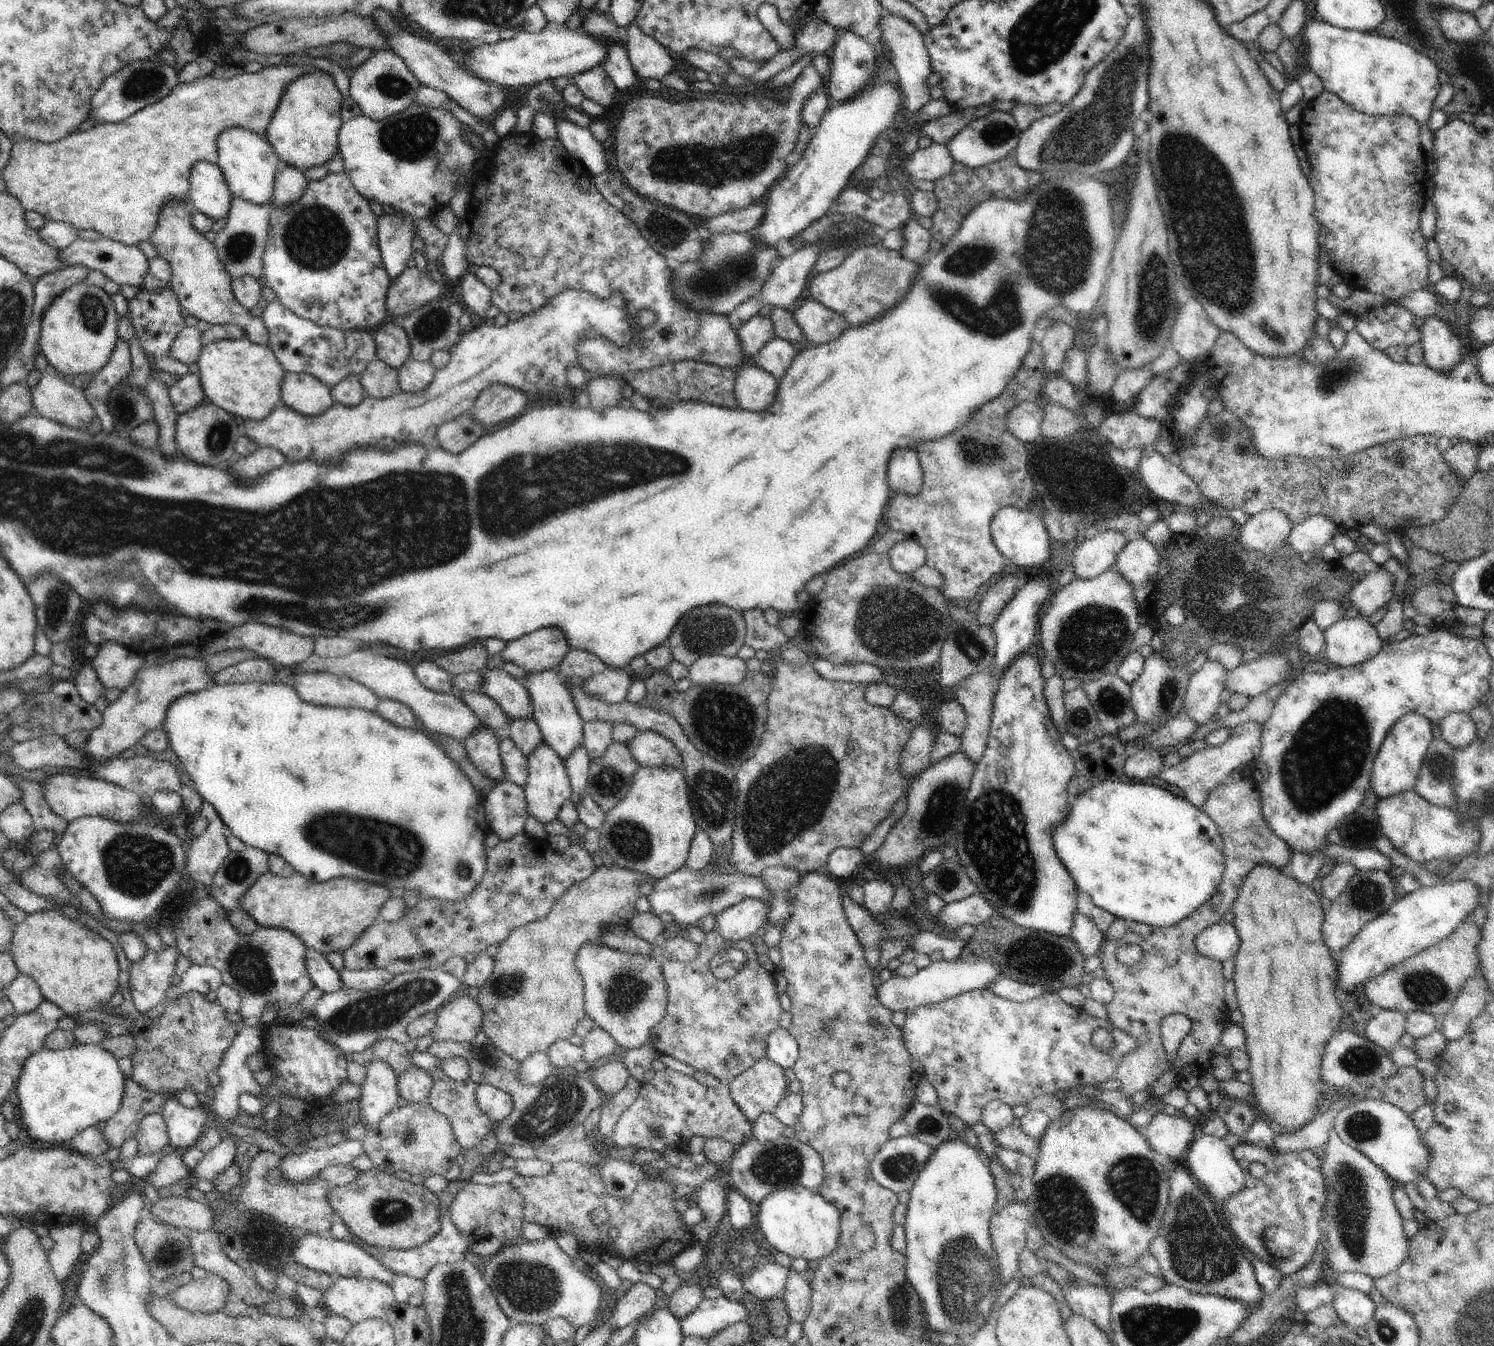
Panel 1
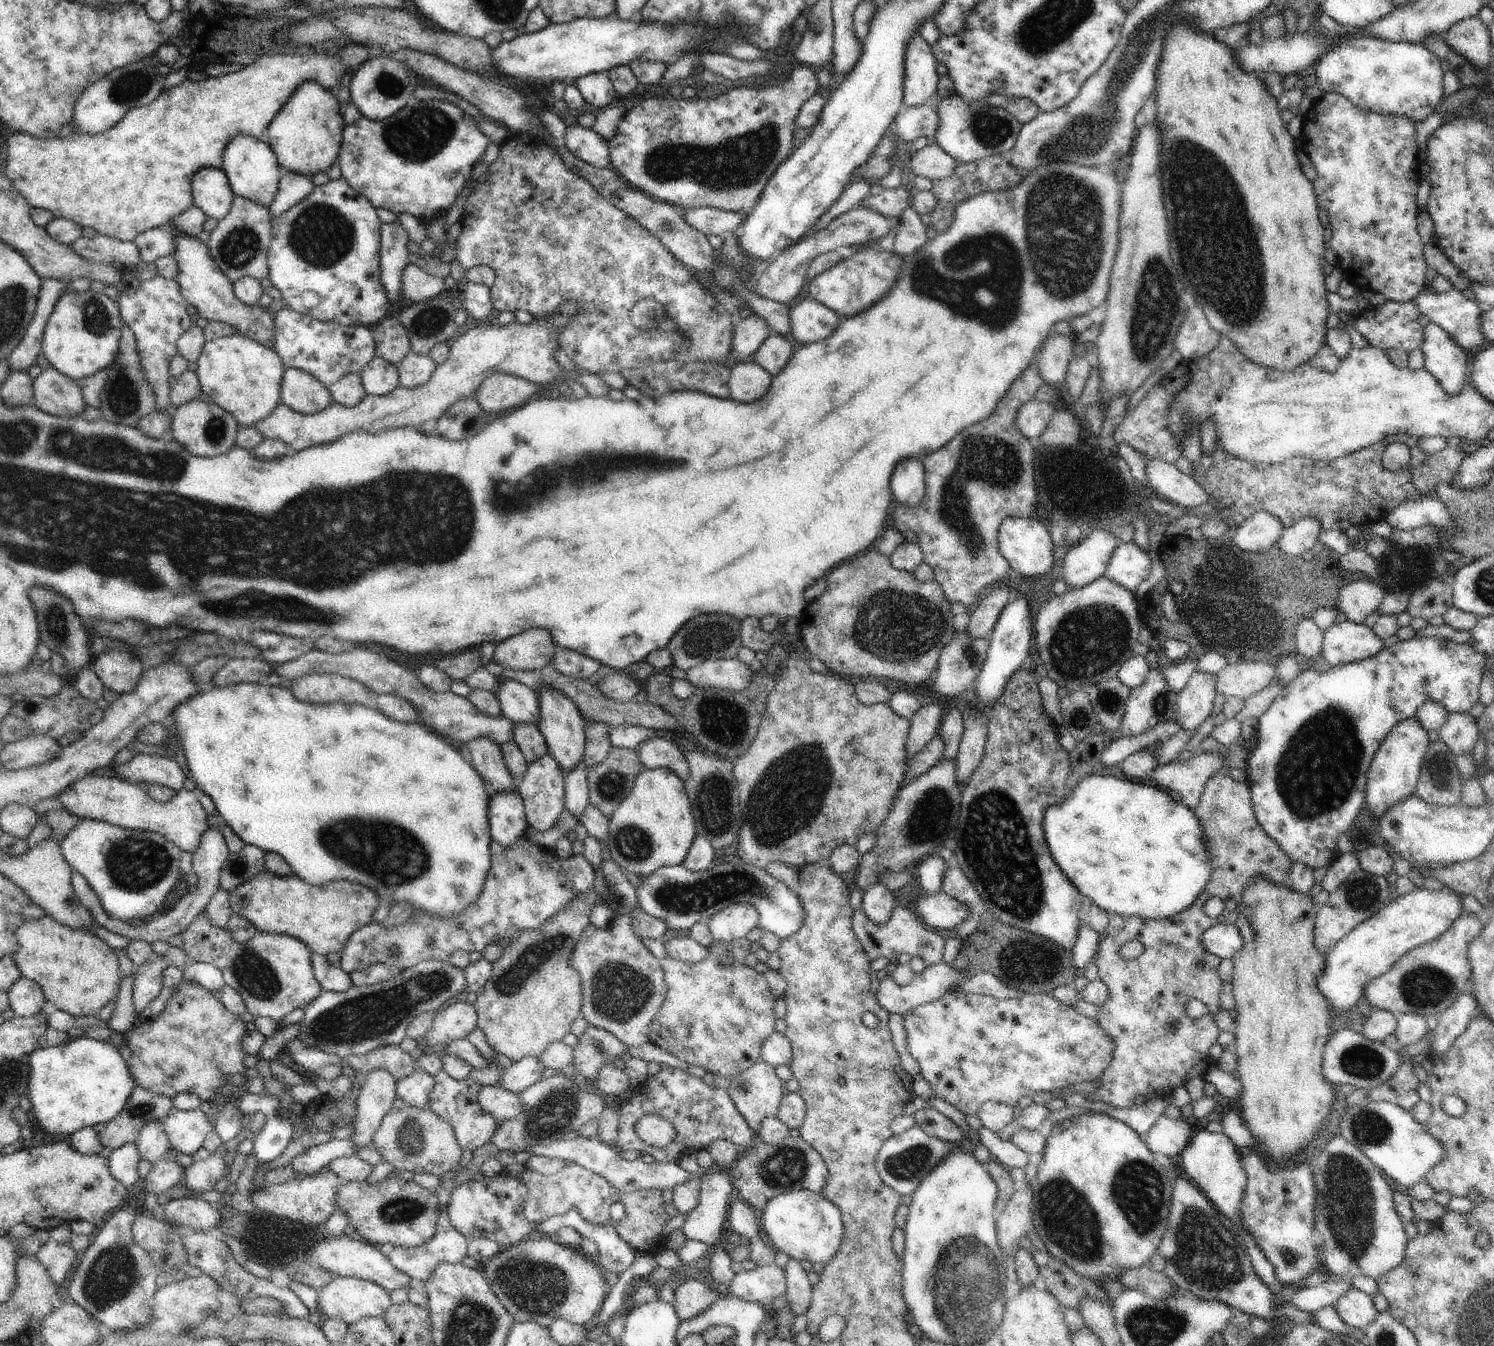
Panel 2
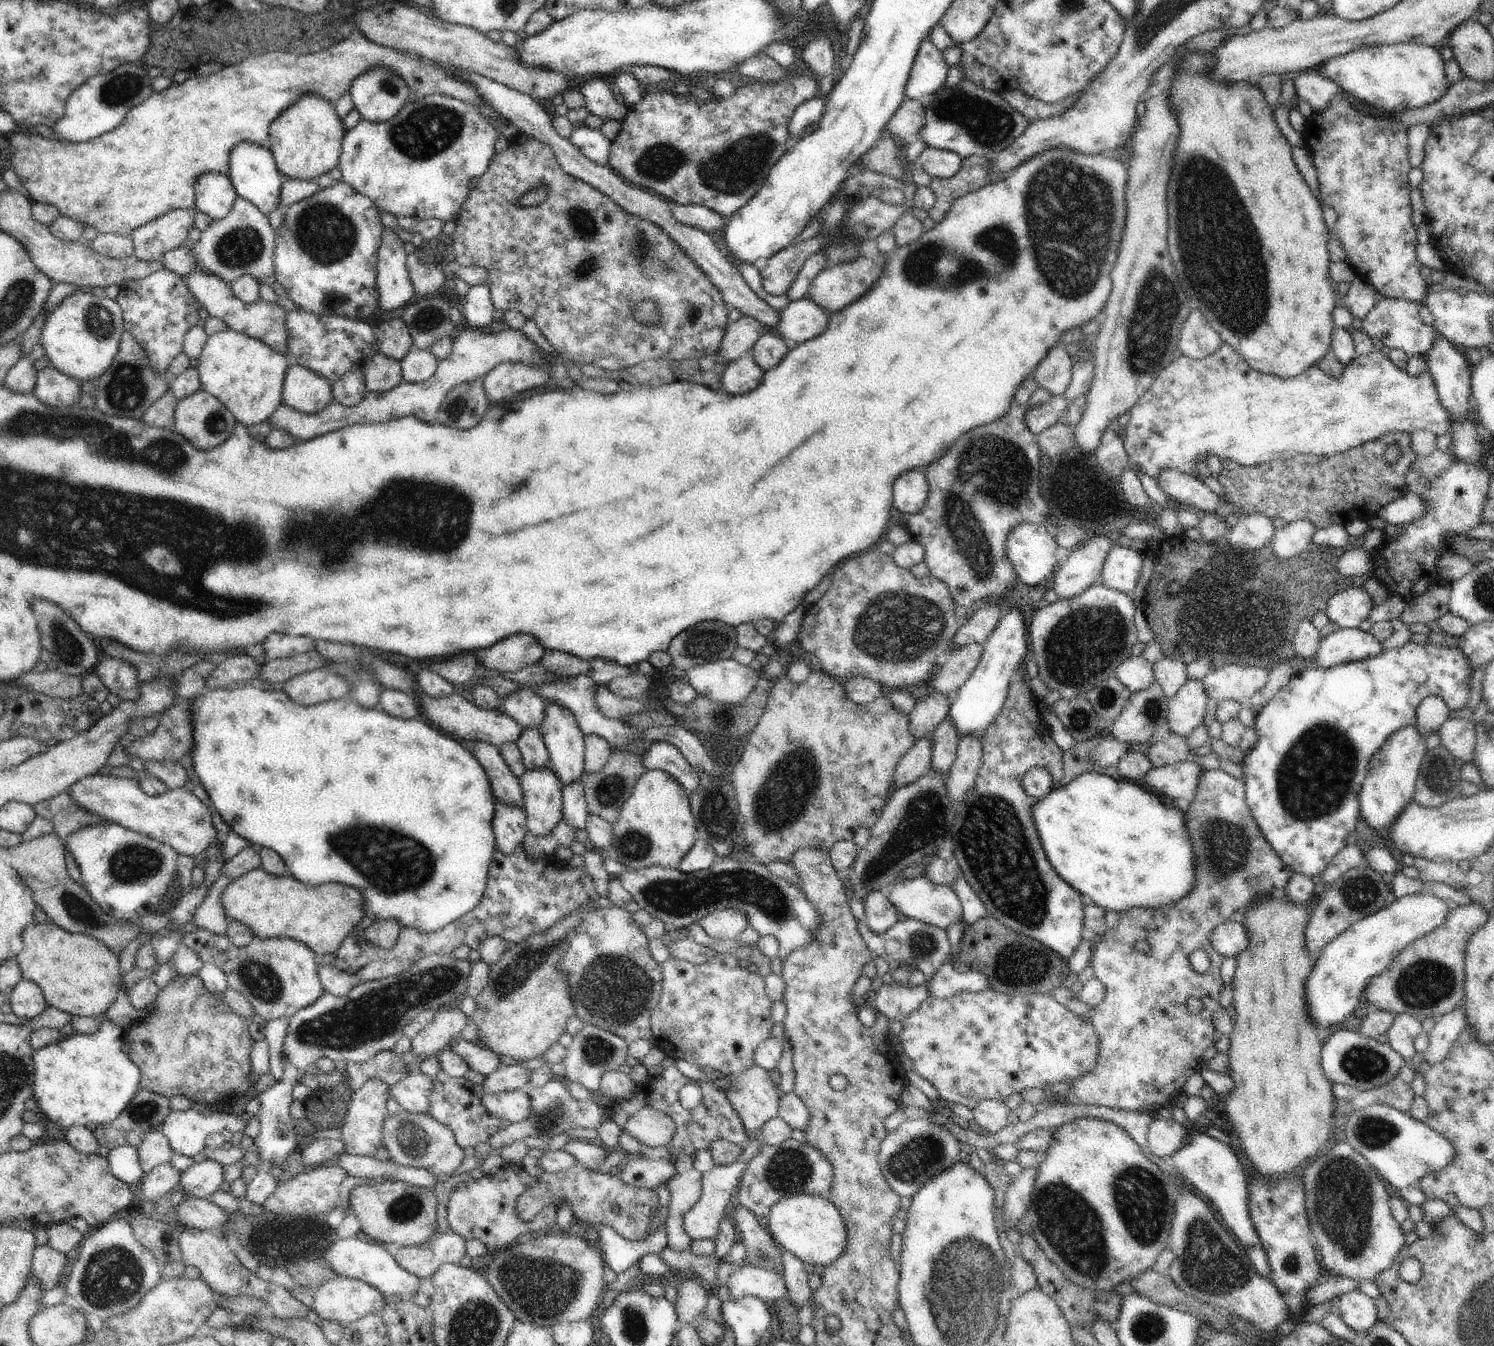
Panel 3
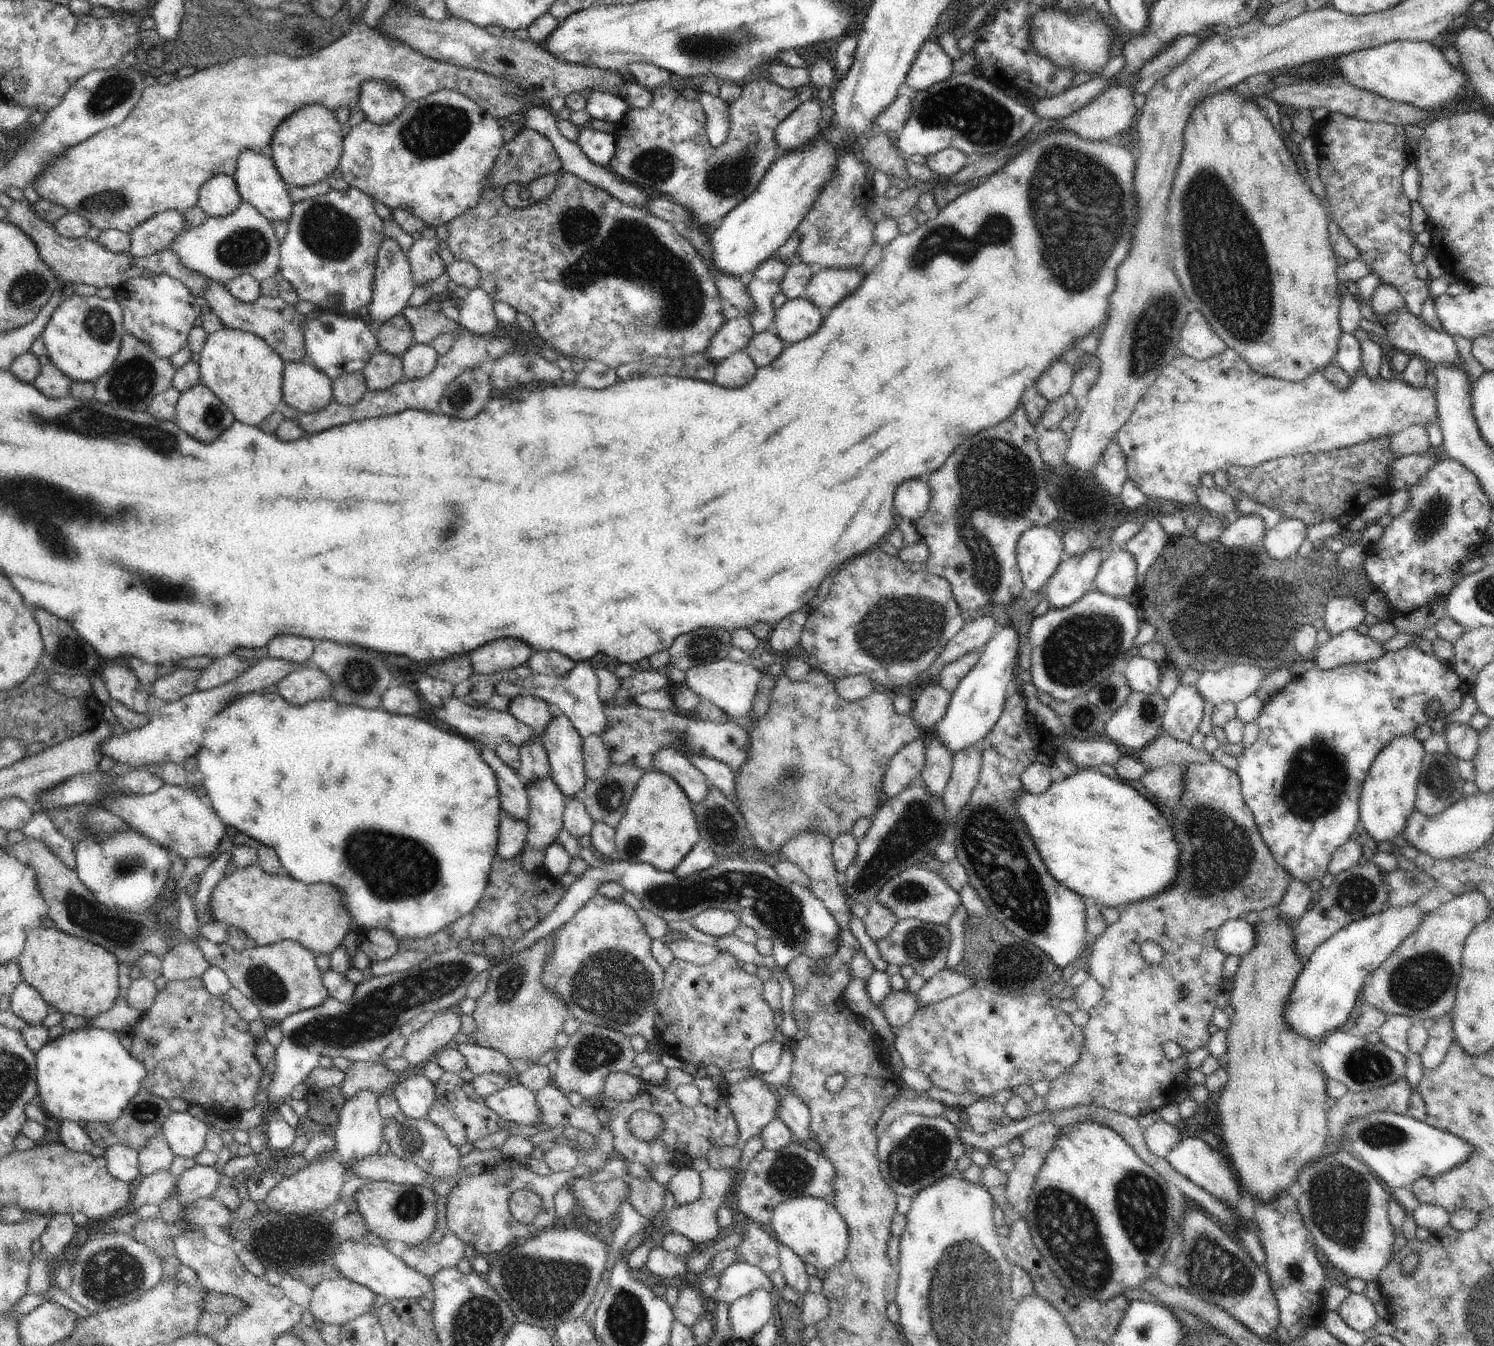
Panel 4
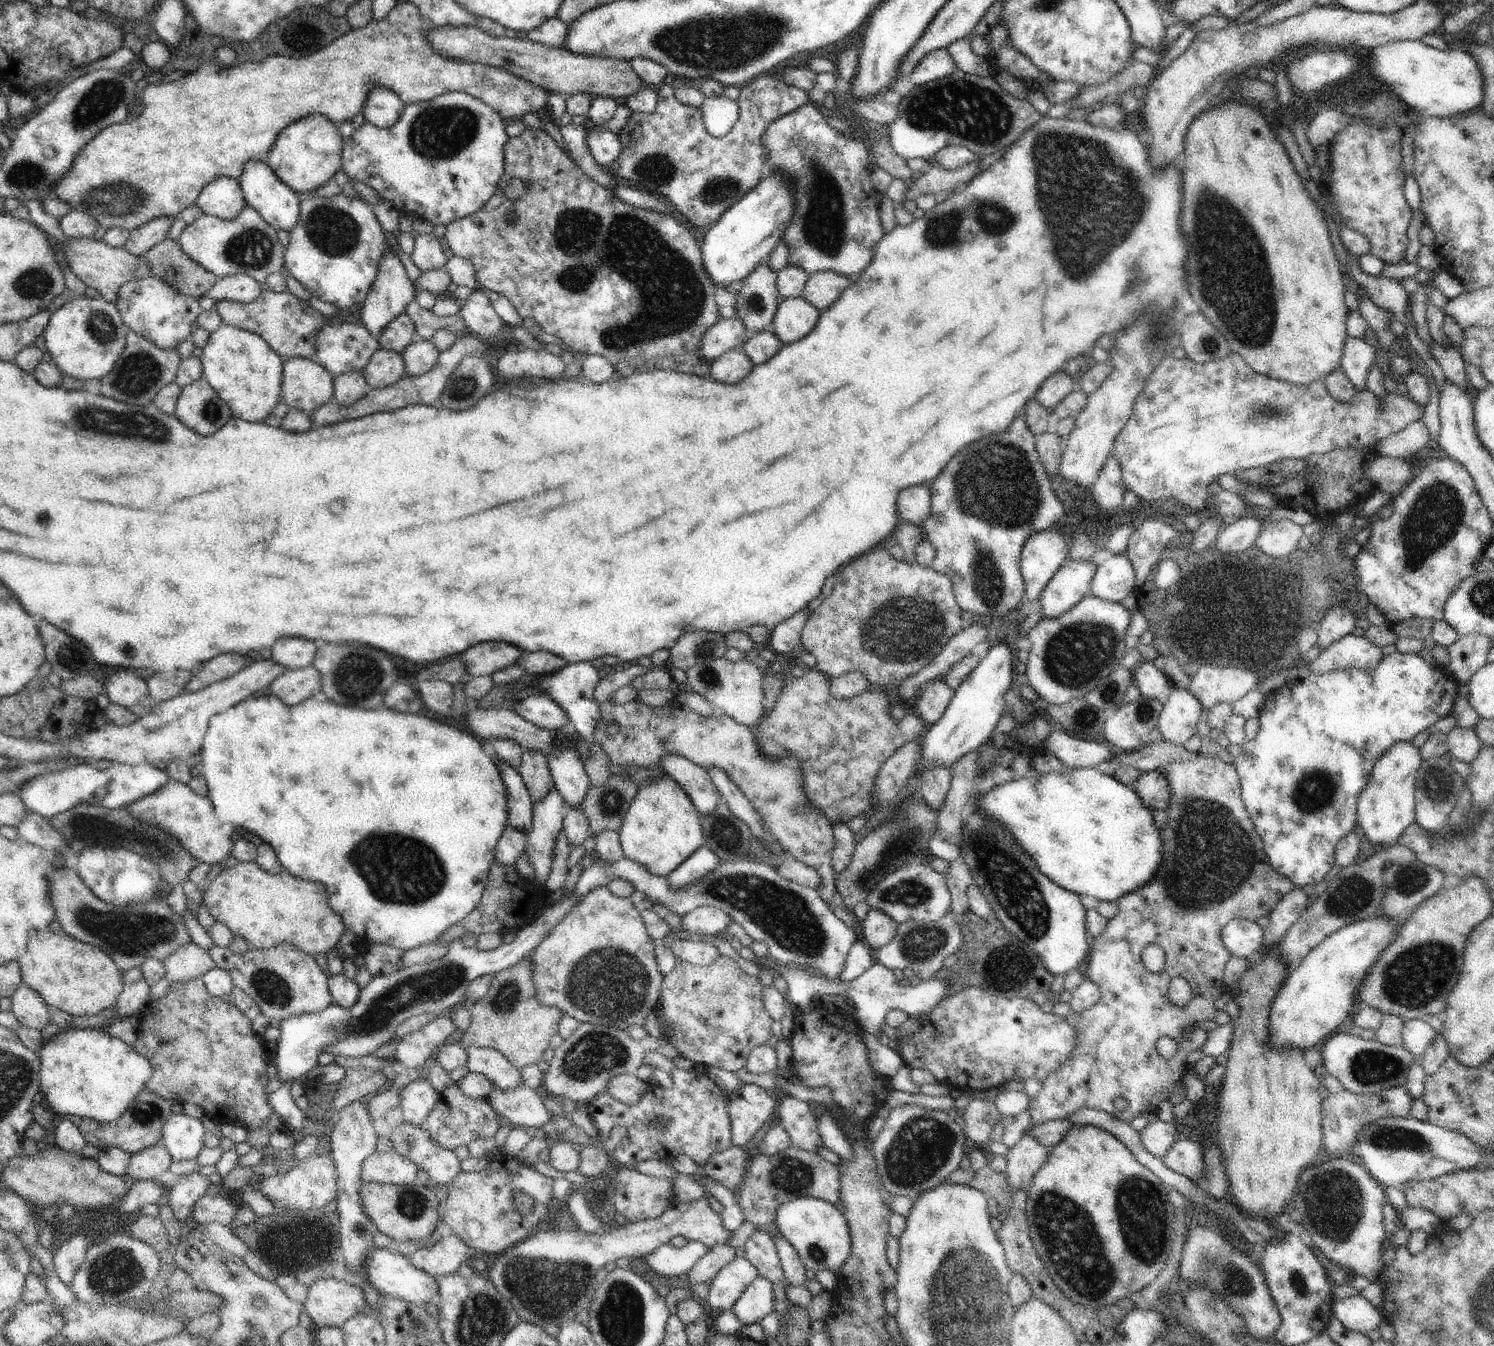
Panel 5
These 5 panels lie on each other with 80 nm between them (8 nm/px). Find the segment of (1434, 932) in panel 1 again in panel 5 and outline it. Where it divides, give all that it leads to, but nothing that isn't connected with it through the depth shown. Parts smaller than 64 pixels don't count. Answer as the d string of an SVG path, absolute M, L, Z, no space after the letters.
M1378 913L1373 918L1342 927L1318 944L1289 974L1272 1003L1269 1043L1279 1049L1296 1046L1308 1050L1318 1042L1326 1042L1351 1014L1360 985L1384 950L1398 938L1402 927L1392 917Z

